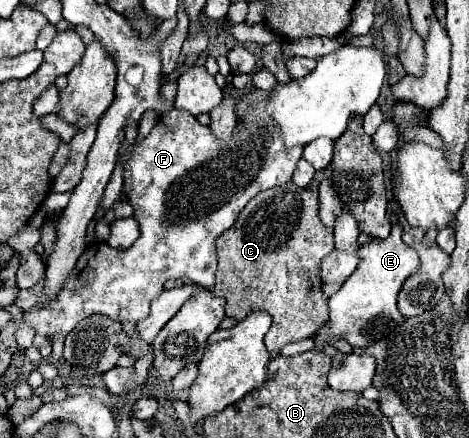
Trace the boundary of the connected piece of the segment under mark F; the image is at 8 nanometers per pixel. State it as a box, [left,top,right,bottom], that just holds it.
[23,107,303,341]

